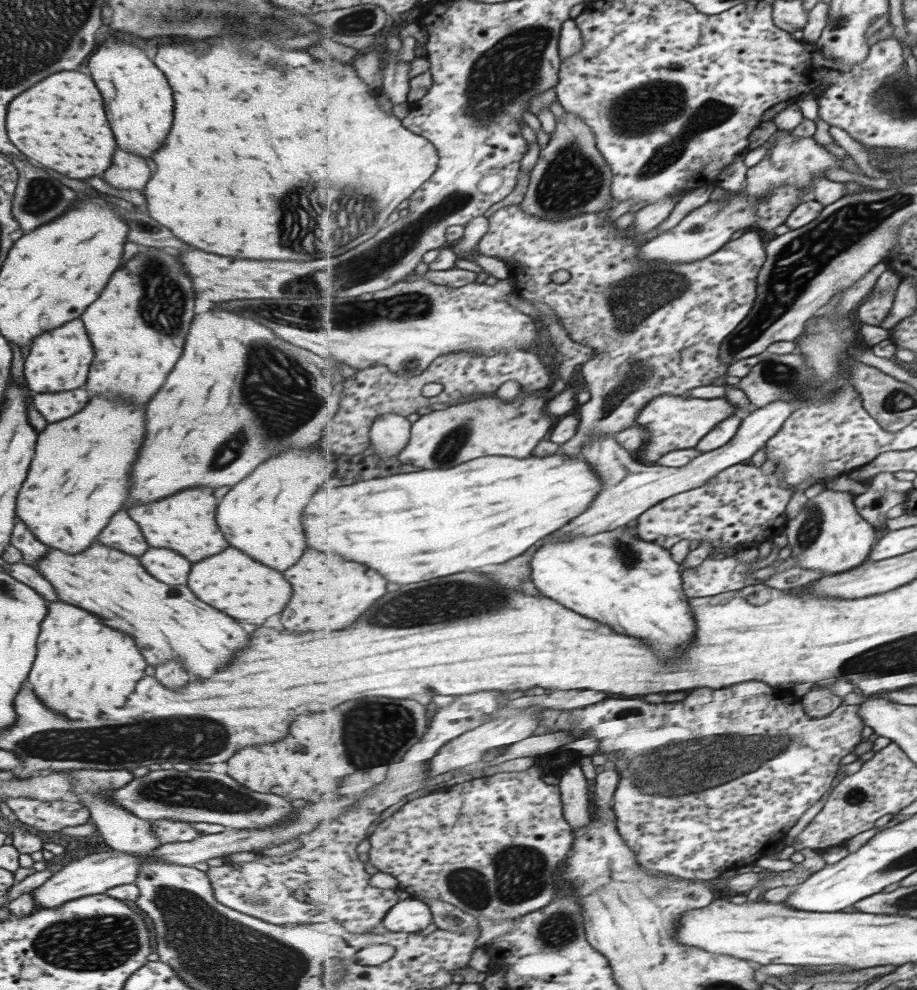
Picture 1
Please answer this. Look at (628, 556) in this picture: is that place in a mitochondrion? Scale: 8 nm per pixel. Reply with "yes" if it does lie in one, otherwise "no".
yes

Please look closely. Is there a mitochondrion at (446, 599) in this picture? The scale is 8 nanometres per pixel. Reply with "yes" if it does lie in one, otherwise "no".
yes

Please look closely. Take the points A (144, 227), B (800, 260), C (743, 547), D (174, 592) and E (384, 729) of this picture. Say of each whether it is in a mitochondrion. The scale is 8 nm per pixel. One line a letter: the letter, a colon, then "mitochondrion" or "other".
A: mitochondrion
B: mitochondrion
C: other
D: other
E: mitochondrion

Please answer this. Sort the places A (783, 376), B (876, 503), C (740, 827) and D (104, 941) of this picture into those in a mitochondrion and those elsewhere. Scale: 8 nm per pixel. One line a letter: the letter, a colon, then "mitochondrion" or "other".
A: mitochondrion
B: other
C: other
D: mitochondrion

